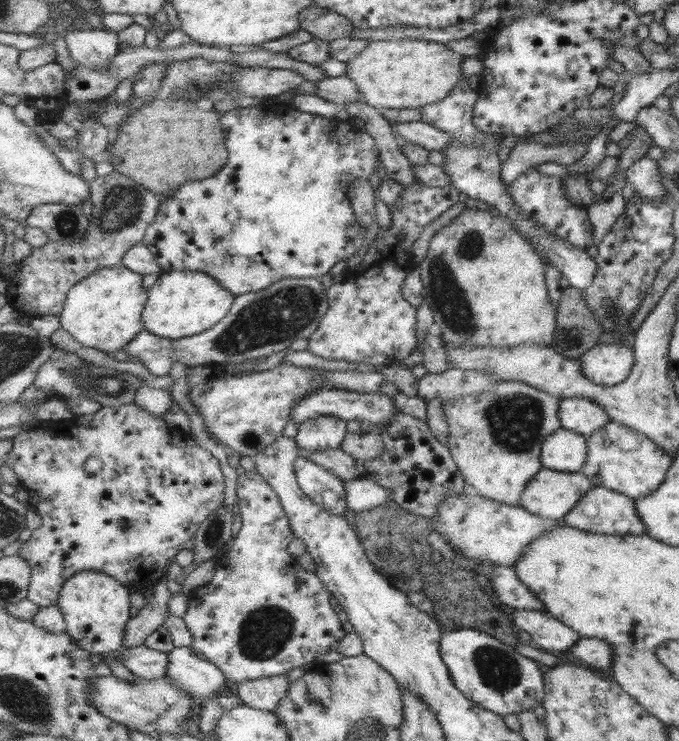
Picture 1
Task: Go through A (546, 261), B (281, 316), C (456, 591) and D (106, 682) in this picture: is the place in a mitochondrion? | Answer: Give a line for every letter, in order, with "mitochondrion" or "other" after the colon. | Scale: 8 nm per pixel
A: other
B: mitochondrion
C: mitochondrion
D: other

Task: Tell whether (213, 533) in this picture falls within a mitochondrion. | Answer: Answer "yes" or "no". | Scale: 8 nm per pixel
yes

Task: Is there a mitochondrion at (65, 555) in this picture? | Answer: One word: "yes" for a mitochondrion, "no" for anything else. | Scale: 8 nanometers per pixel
no

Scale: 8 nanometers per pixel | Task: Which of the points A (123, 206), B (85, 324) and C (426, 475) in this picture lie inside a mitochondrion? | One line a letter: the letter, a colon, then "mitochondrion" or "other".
A: mitochondrion
B: other
C: other

